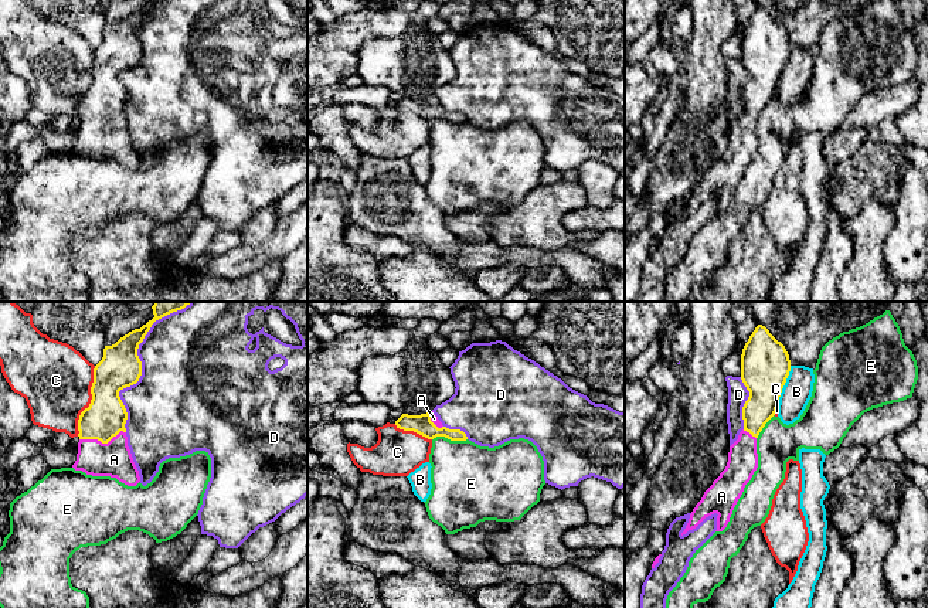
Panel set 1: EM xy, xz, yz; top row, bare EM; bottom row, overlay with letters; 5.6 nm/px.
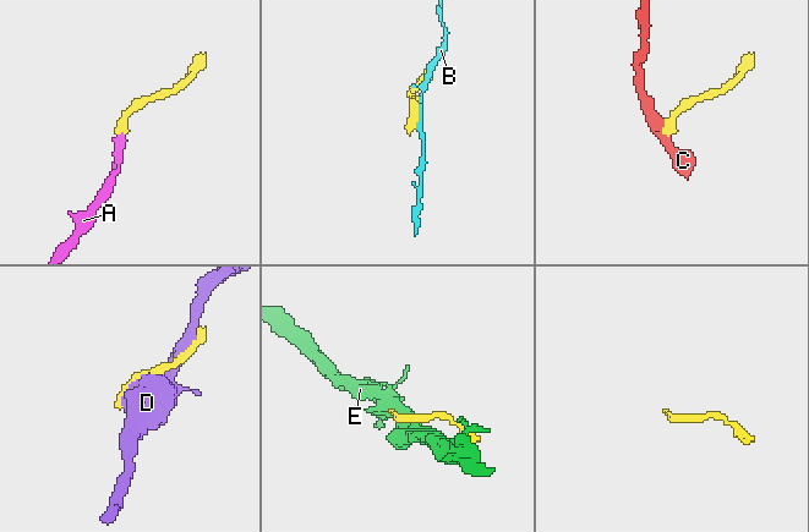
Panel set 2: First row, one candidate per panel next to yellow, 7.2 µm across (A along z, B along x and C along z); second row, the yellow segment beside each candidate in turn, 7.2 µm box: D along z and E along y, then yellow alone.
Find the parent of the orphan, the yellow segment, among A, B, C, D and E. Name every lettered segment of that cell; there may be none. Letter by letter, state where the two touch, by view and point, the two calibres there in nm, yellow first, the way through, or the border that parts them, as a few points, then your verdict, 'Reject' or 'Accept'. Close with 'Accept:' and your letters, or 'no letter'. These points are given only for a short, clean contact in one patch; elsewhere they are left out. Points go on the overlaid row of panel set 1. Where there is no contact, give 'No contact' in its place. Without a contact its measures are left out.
A: Touches yellow at xy (102, 442). Thickness 240 nm (yellow) against 200 nm. Accept
B: Touches yellow at yz (782, 387). Thickness 280 nm (yellow) against 160 nm. Reject
C: Touches yellow at xy (91, 401). Thickness 240 nm (yellow) against 400 nm. Reject
D: Touches yellow at xy (140, 363). Thickness 240 nm (yellow) against 500 nm. Reject
E: Touches yellow at xz (449, 438). Thickness 110 nm (yellow) against 400 nm. Boundary: xz (466, 438), (448, 440), (435, 437), (432, 440). Reject
Accept: A

